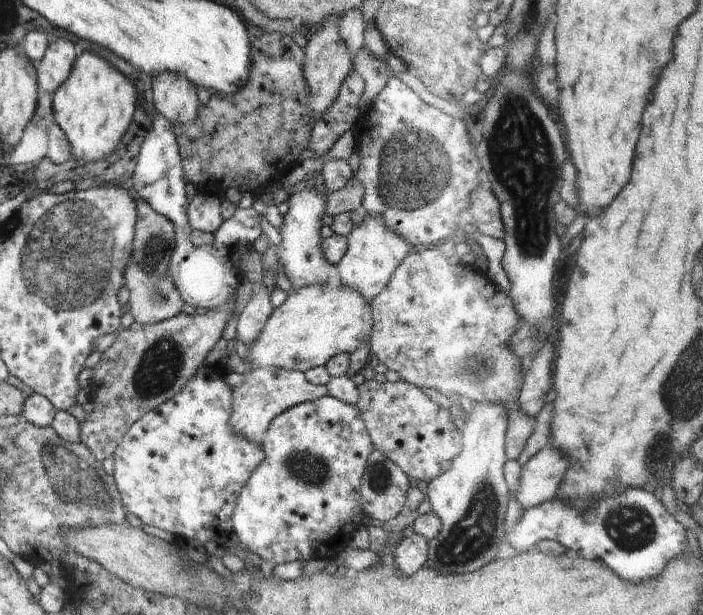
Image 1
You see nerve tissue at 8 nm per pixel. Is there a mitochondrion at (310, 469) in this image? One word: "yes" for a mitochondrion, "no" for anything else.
yes

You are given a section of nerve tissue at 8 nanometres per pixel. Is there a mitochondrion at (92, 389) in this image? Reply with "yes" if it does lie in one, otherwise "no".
no

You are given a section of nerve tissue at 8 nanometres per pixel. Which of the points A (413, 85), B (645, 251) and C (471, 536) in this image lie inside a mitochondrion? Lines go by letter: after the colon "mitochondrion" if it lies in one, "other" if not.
A: other
B: other
C: mitochondrion

